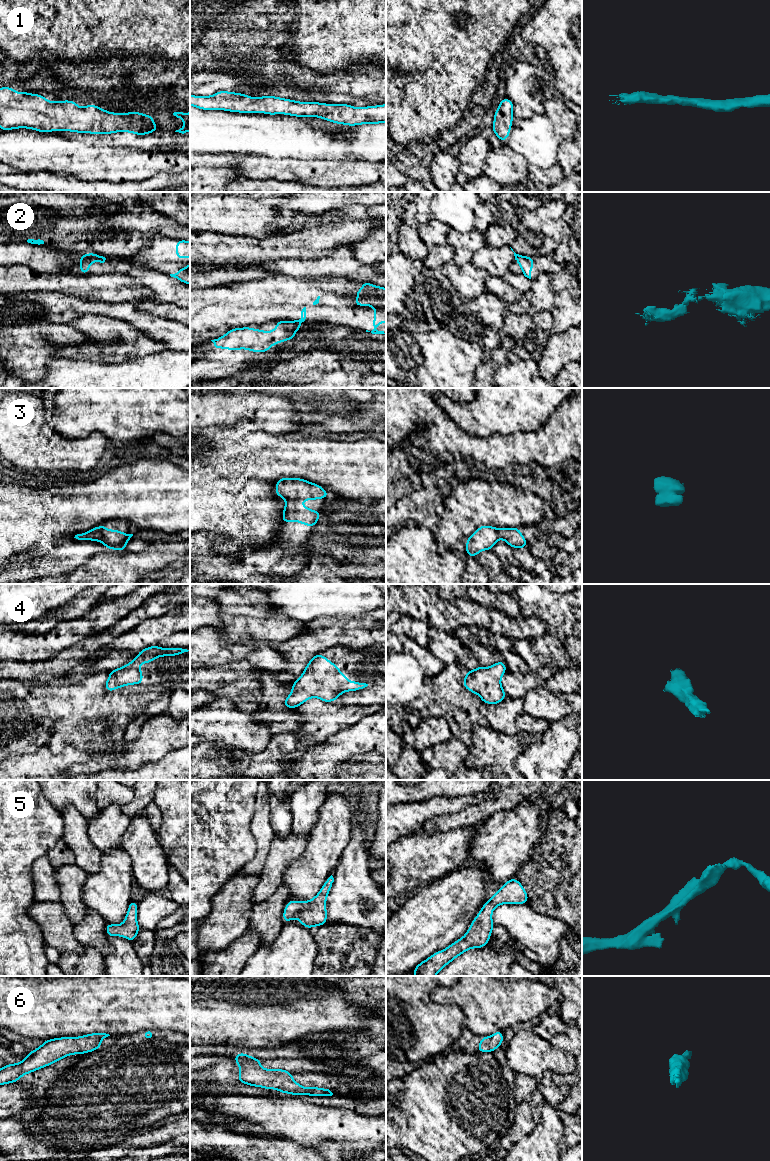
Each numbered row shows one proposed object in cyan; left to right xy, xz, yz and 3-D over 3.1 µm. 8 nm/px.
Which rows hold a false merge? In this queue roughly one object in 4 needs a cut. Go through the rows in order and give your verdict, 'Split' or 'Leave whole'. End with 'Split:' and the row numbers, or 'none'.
1: Leave whole
2: Split
3: Leave whole
4: Leave whole
5: Leave whole
6: Leave whole
Split: 2

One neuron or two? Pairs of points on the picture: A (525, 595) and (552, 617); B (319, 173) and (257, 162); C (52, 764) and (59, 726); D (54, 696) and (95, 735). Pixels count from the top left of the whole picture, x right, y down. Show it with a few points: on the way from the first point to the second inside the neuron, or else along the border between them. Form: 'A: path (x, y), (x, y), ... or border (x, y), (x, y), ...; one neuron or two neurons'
A: path (532, 598), (545, 610); one neuron
B: path (304, 171), (272, 168); one neuron
C: border (69, 744), (63, 748); two neurons
D: path (64, 706), (85, 725); one neuron

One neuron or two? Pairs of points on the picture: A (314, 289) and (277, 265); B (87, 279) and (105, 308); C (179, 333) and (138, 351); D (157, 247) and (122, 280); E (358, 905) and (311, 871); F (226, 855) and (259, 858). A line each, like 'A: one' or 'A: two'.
A: two
B: two
C: two
D: two
E: two
F: two

